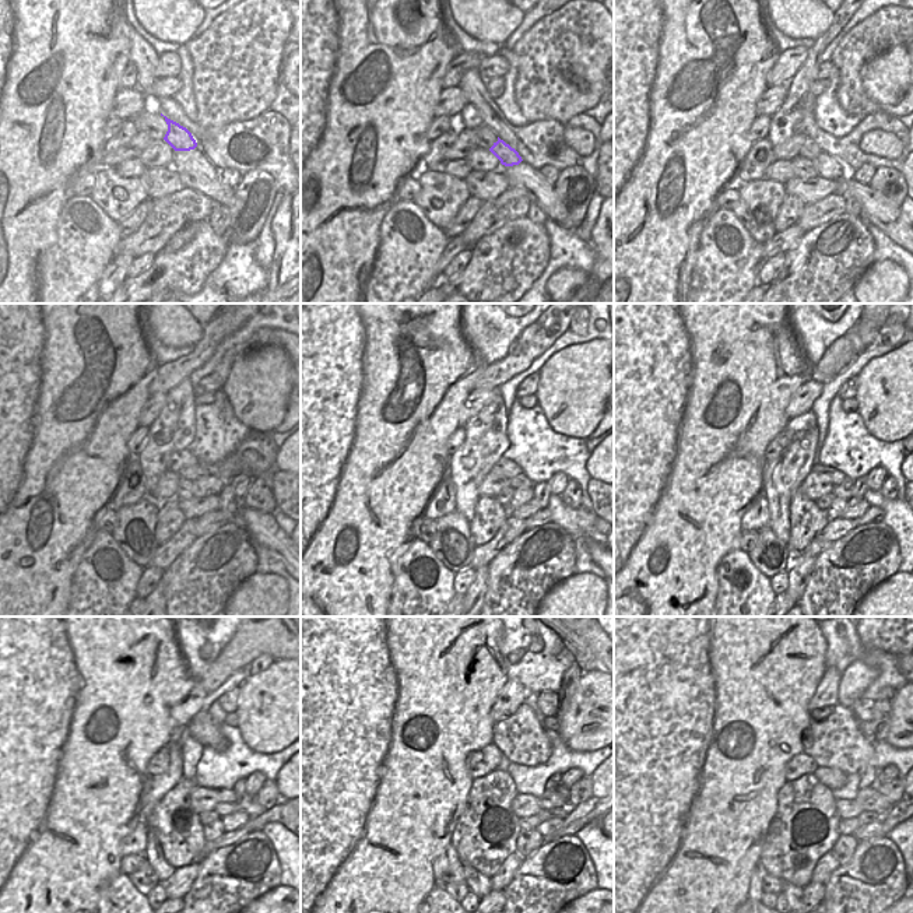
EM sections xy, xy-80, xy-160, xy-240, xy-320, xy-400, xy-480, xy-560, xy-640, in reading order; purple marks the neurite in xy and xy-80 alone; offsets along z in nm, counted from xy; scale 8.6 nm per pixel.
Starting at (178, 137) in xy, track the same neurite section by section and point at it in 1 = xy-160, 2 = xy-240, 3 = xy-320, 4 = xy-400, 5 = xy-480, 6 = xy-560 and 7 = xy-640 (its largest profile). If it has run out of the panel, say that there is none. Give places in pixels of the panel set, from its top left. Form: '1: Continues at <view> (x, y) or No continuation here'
1: Continues at xy-160 (828, 167)
2: Continues at xy-240 (210, 484)
3: Continues at xy-320 (523, 495)
4: Continues at xy-400 (838, 506)
5: Continues at xy-480 (213, 831)
6: Continues at xy-560 (527, 842)
7: Continues at xy-640 (845, 846)

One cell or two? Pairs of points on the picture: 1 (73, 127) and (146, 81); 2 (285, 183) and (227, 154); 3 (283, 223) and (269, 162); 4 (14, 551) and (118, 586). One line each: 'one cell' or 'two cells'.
1: two cells
2: one cell
3: two cells
4: two cells

